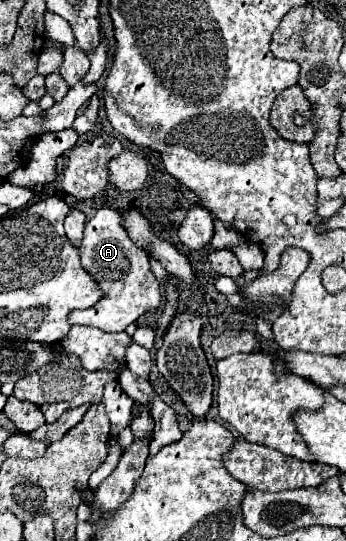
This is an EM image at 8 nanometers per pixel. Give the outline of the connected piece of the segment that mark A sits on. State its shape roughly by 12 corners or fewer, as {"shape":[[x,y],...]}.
{"shape":[[101,208],[81,266],[103,292],[69,324],[125,330],[163,304],[161,286],[121,222]]}

